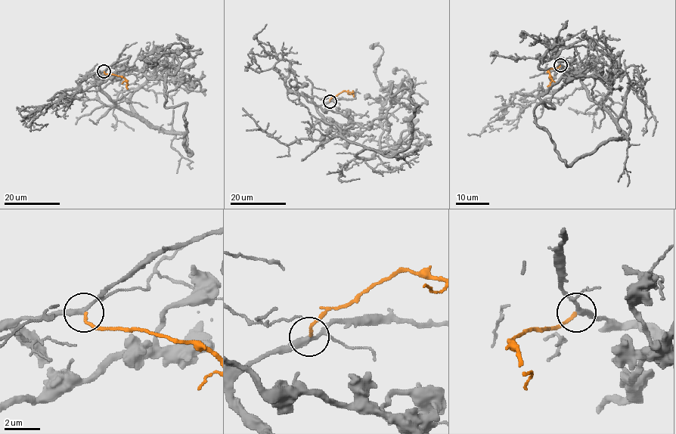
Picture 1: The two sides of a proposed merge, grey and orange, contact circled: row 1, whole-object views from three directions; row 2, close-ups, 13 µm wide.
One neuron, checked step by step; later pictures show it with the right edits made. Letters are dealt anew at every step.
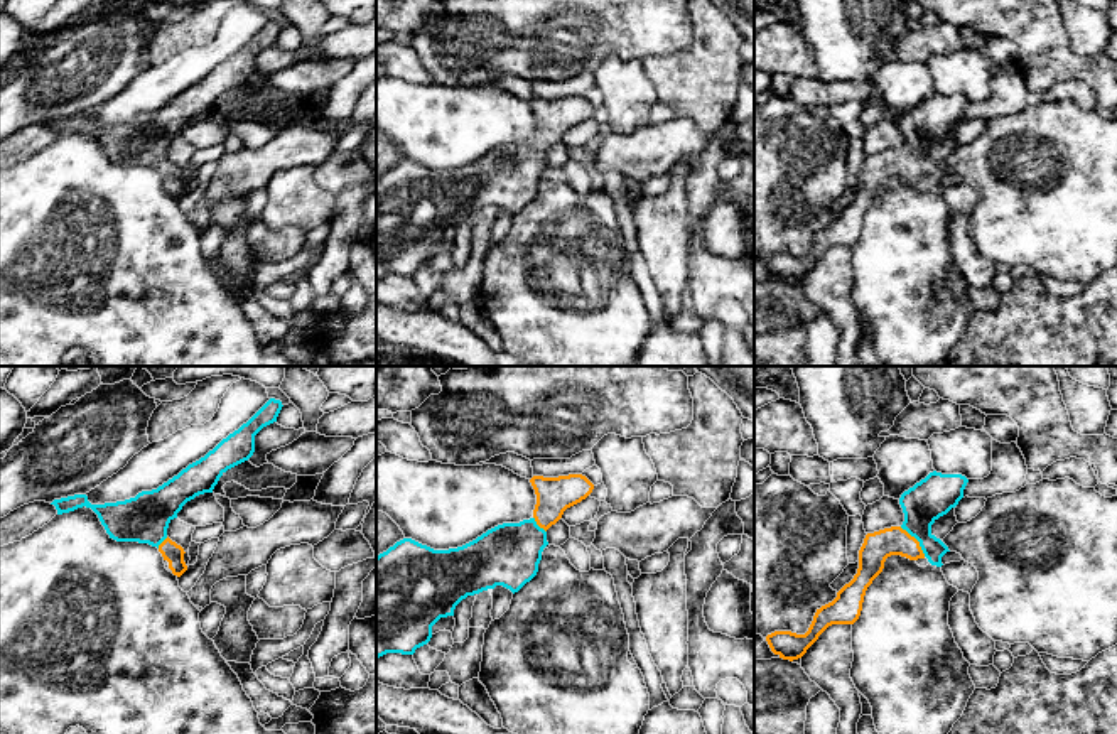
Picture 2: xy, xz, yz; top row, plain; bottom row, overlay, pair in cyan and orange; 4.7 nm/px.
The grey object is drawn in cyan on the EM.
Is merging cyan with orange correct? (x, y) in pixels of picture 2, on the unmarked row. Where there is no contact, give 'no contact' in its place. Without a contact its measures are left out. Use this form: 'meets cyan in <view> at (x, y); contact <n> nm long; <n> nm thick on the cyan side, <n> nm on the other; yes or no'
meets cyan in yz at (917, 161); contact 190 nm long; 200 nm thick on the cyan side, 140 nm on the other; yes

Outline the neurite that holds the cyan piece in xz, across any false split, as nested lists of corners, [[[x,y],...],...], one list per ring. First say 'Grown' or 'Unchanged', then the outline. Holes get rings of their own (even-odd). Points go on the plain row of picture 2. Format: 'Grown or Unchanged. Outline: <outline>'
Grown. Outline: [[[582,96],[530,101],[537,127],[533,138],[520,145],[498,147],[476,162],[449,172],[434,172],[412,160],[403,160],[376,179],[376,280],[386,275],[413,277],[432,260],[432,248],[454,238],[456,228],[467,218],[496,208],[518,214],[530,204],[548,167],[547,152],[564,133],[585,121],[594,106]]]

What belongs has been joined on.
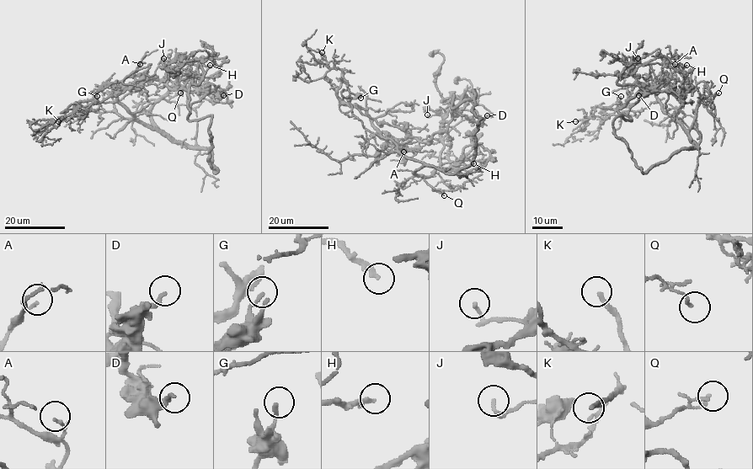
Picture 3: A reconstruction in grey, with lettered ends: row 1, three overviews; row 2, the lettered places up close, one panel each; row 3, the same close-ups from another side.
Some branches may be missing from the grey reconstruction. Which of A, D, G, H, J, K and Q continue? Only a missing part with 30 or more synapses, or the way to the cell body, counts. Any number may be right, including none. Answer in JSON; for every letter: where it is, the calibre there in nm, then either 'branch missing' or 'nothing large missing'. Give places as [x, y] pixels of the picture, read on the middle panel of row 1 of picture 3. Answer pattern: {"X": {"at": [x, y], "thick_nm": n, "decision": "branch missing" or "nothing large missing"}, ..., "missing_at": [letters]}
{"A": {"at": [403, 151], "thick_nm": 130, "decision": "nothing large missing"}, "D": {"at": [487, 115], "thick_nm": 190, "decision": "nothing large missing"}, "G": {"at": [360, 98], "thick_nm": 180, "decision": "nothing large missing"}, "H": {"at": [473, 163], "thick_nm": 240, "decision": "branch missing"}, "J": {"at": [427, 114], "thick_nm": 160, "decision": "nothing large missing"}, "K": {"at": [322, 52], "thick_nm": 220, "decision": "nothing large missing"}, "Q": {"at": [444, 195], "thick_nm": 120, "decision": "nothing large missing"}, "missing_at": ["H"]}

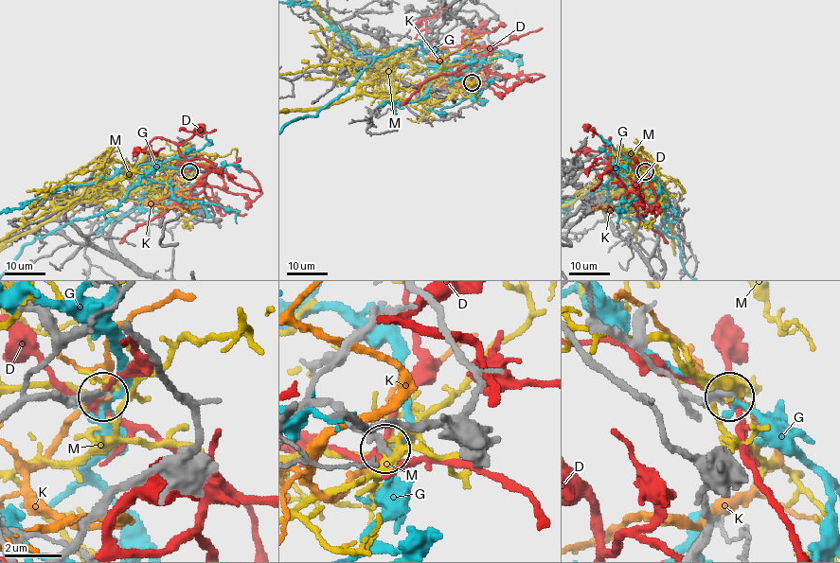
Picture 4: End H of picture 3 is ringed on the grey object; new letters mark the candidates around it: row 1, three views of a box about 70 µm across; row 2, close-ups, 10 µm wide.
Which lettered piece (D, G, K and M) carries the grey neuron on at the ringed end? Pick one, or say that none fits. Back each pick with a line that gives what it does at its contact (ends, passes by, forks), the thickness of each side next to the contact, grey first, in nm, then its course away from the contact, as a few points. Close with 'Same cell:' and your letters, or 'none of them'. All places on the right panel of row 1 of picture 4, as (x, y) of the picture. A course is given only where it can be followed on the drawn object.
Same cell: none of them

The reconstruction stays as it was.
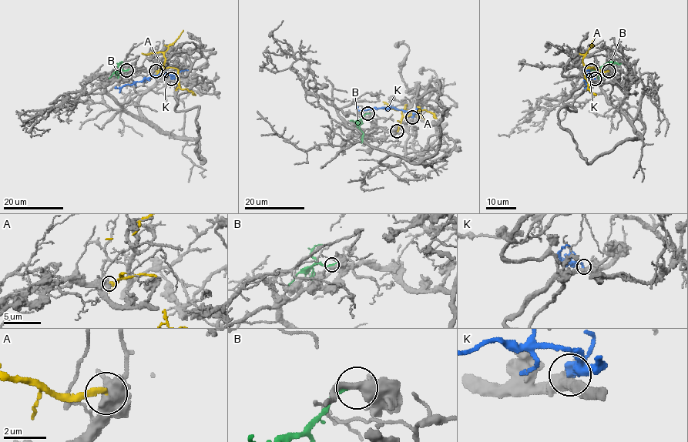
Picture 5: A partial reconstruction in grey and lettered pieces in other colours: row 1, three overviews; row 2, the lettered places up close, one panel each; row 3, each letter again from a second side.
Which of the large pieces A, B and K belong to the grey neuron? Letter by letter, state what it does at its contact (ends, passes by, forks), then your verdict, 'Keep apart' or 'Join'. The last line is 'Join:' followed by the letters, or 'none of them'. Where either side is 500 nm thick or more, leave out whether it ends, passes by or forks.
A: Keep apart
B: It ends there. Keep apart
K: It ends there. Keep apart
Join: none of them

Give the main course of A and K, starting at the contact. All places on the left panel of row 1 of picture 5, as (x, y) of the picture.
A: (156, 71), (176, 68), (179, 86), (196, 95)
K: (171, 78), (171, 75), (158, 74), (117, 88)

